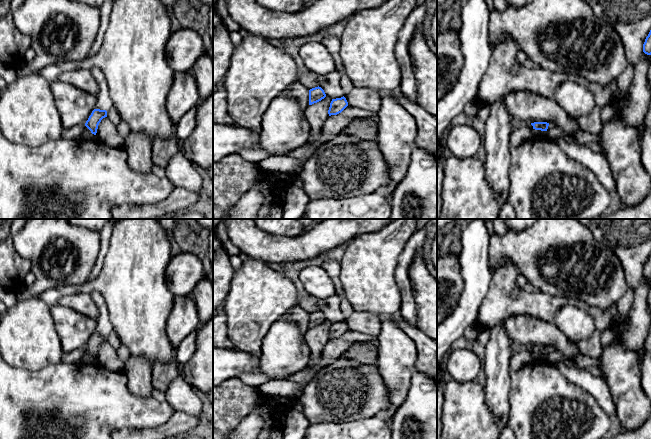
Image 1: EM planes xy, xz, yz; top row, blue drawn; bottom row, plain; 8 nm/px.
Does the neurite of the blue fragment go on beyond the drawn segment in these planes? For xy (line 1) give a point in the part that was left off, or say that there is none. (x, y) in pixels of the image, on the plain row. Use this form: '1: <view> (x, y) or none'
1: none

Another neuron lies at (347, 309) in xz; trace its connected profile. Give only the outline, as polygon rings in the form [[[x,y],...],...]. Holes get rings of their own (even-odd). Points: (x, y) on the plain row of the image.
[[[341,298],[341,310],[344,321],[354,312],[353,306],[346,298]]]

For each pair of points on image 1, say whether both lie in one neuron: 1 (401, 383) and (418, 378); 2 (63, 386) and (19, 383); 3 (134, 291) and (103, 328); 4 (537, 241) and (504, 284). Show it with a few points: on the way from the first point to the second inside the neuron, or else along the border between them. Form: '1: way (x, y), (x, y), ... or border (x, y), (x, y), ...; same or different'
1: border (413, 374), (411, 379); different
2: way (52, 387), (30, 387); same
3: border (103, 298), (107, 308), (108, 319), (114, 330); different
4: border (519, 271), (514, 266), (506, 265), (493, 273); different

